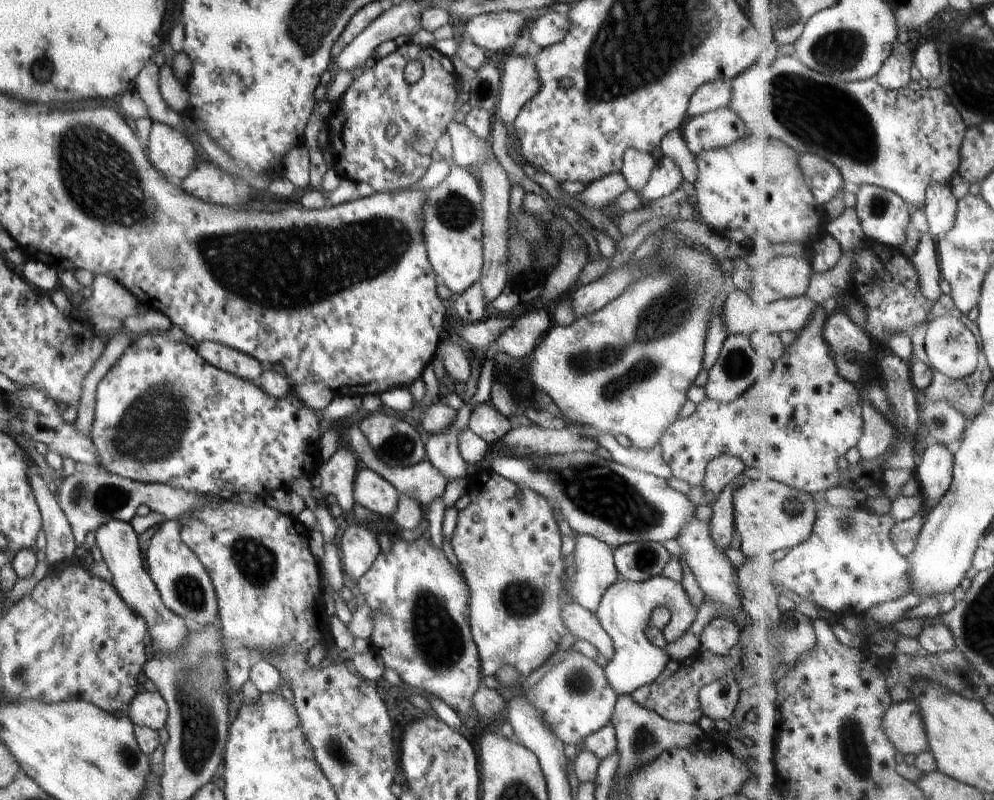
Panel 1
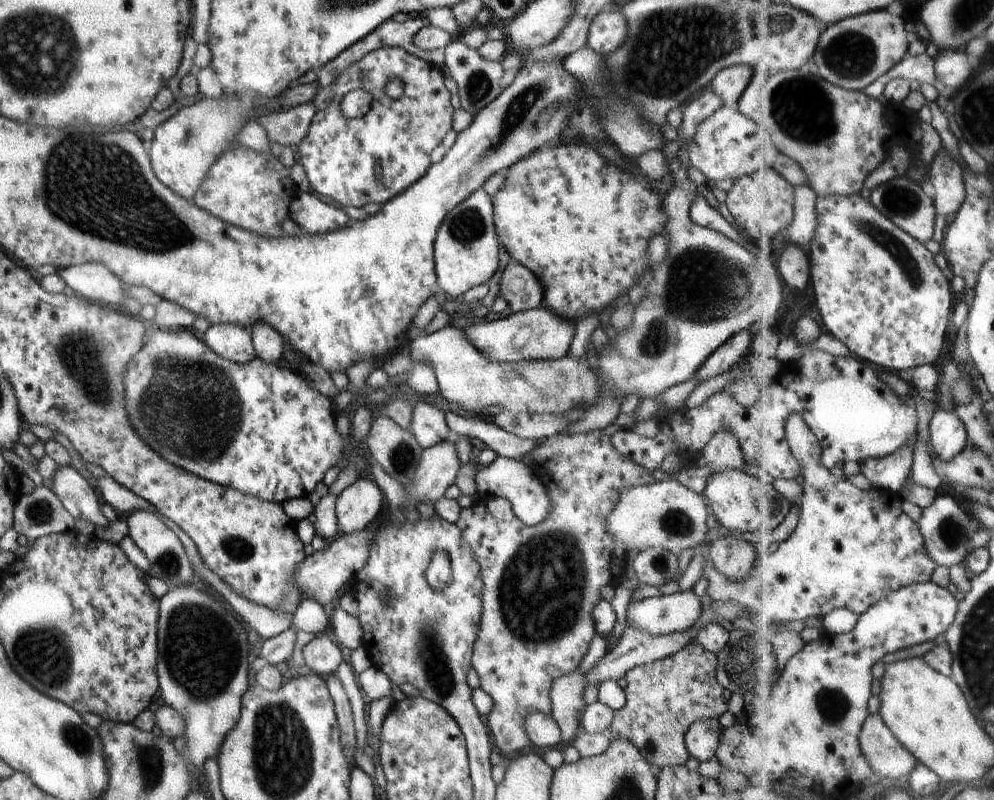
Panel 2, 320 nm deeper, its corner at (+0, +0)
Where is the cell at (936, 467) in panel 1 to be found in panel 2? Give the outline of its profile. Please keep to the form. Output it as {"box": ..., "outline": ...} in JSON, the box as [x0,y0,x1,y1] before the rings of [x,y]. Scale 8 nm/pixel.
{"box":[931,408,969,460],"outline":[[[937,408],[931,433],[931,448],[936,457],[952,460],[969,446],[968,428],[956,411]]]}

